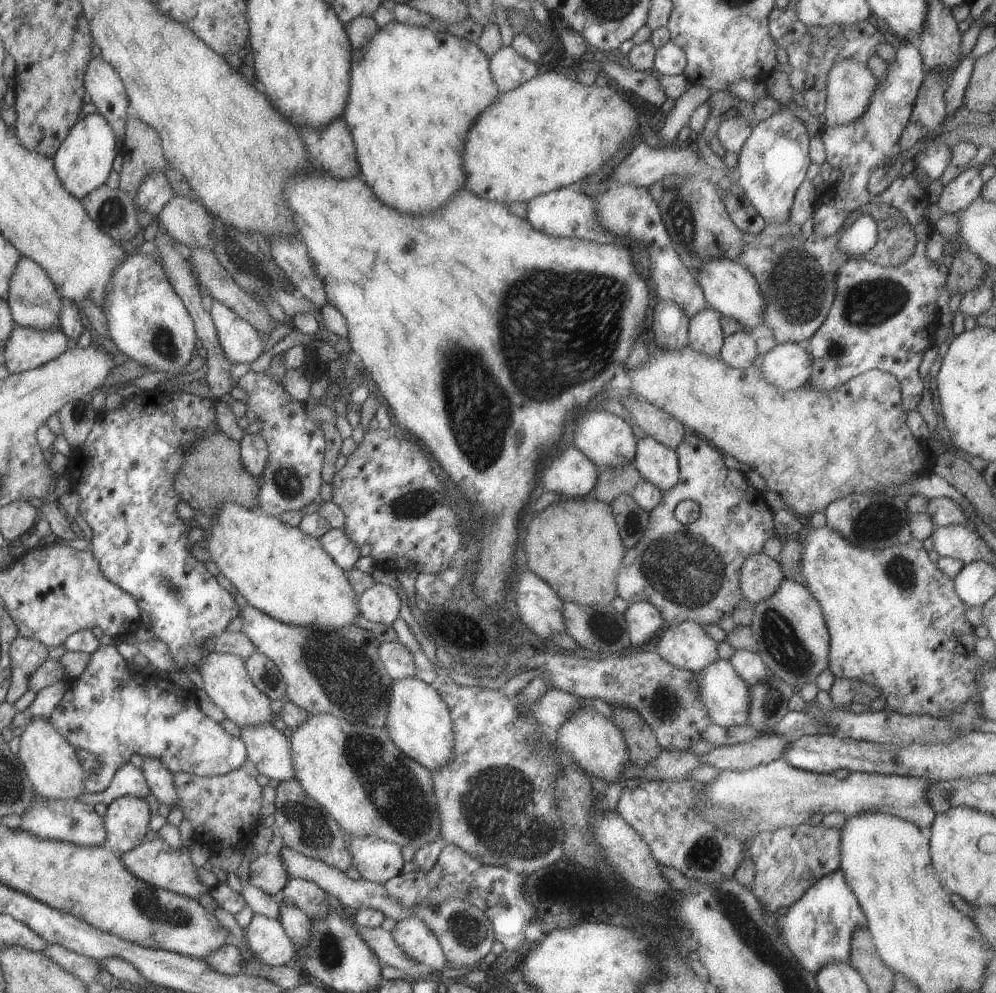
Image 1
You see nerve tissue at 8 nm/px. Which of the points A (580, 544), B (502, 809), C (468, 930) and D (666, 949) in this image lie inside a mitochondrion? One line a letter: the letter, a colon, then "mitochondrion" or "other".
A: other
B: mitochondrion
C: mitochondrion
D: other

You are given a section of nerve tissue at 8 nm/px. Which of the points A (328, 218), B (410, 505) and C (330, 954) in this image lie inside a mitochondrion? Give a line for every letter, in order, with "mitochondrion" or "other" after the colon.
A: other
B: mitochondrion
C: mitochondrion

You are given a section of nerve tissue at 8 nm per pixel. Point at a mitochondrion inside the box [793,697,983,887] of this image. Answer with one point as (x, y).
(946, 795)

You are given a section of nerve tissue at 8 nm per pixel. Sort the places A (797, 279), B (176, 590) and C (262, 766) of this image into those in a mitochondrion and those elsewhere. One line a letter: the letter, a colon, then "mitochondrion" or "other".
A: mitochondrion
B: mitochondrion
C: other

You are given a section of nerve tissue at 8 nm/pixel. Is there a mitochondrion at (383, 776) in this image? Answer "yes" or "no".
yes

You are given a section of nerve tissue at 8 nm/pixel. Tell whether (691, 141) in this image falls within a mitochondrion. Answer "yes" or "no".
no

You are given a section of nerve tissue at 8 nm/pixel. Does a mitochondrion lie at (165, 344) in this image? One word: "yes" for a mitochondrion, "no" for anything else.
yes

